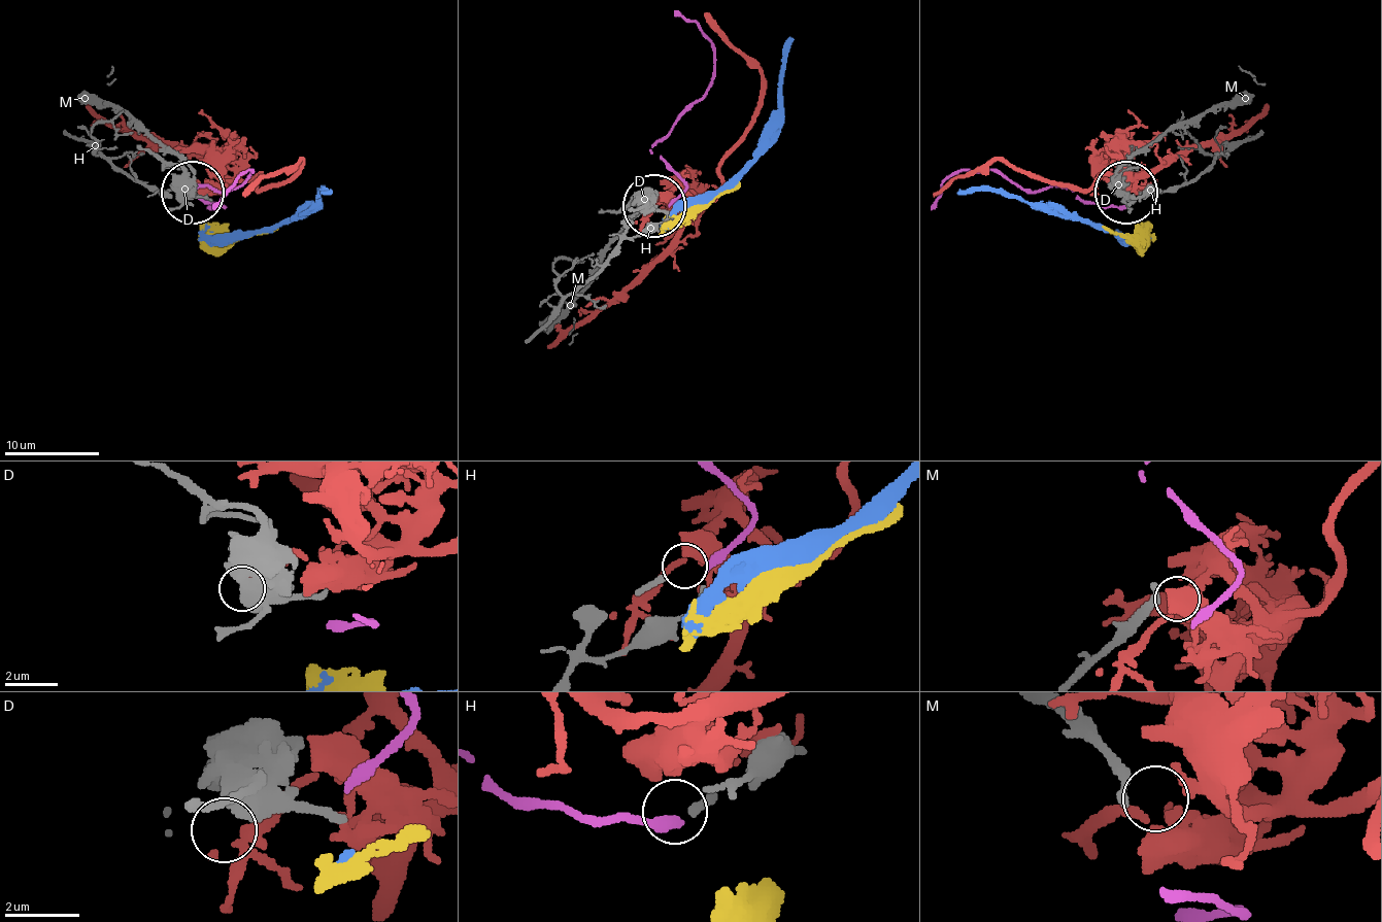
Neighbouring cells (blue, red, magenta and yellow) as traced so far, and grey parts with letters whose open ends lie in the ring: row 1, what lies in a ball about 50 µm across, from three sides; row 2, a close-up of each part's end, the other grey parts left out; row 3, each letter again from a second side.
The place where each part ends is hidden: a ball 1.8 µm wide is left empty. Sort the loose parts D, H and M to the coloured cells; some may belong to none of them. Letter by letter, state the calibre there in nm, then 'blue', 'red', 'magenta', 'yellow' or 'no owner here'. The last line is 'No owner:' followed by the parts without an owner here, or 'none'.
D: 600 nm | red
H: 220 nm | no owner here
M: 320 nm | no owner here
No owner: H, M

